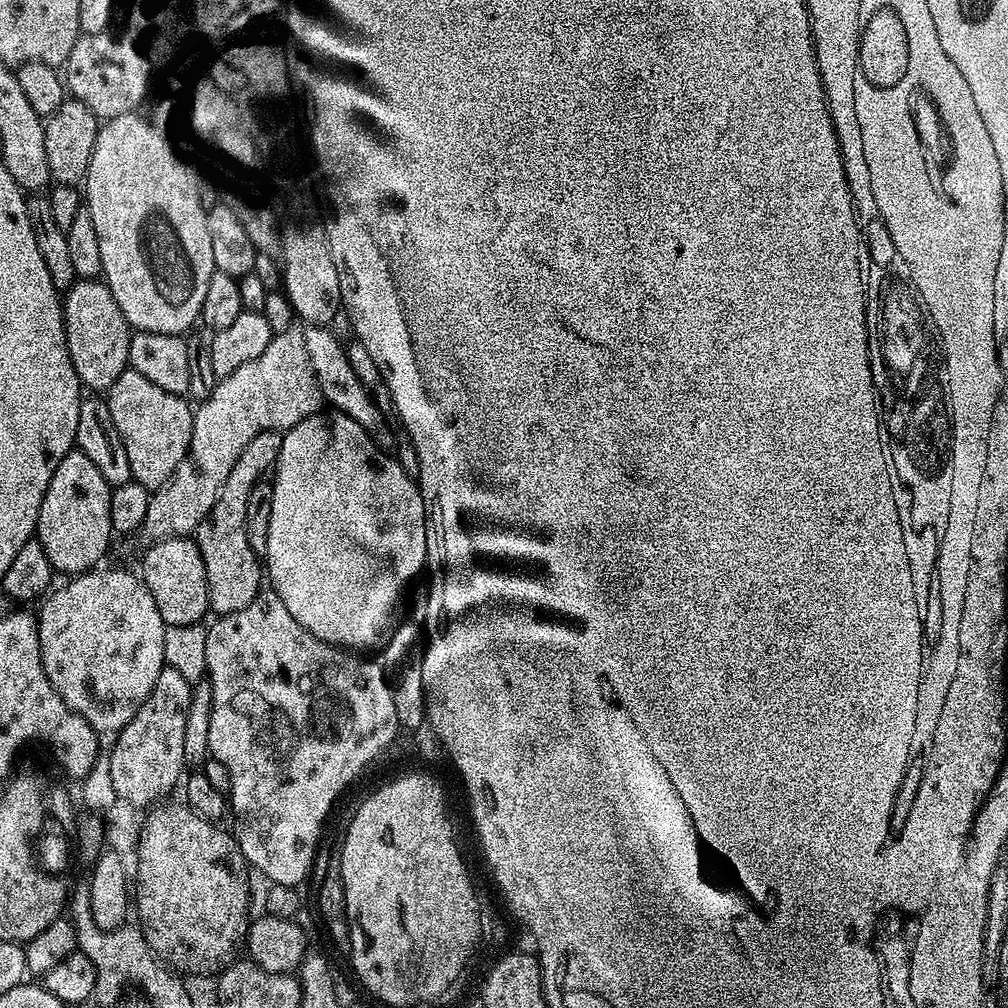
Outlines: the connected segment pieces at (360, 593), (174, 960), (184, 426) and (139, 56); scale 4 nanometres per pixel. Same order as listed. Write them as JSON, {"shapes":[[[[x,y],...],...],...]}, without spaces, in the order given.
{"shapes":[[[[317,414],[315,416],[307,416],[302,422],[298,422],[293,428],[287,429],[282,435],[282,450],[276,459],[274,469],[274,477],[271,481],[272,489],[274,490],[274,506],[270,510],[270,534],[268,535],[268,550],[266,553],[266,576],[272,579],[270,584],[271,591],[278,594],[278,598],[282,598],[282,606],[286,606],[286,610],[290,610],[290,614],[294,614],[294,622],[298,622],[298,626],[302,626],[310,634],[314,634],[314,638],[325,640],[328,644],[337,645],[345,650],[364,650],[360,648],[376,648],[387,641],[394,625],[397,623],[396,611],[400,608],[400,599],[404,596],[404,591],[408,588],[408,583],[415,578],[419,572],[425,571],[428,562],[428,551],[426,550],[426,526],[428,525],[428,515],[424,509],[424,499],[420,493],[417,481],[408,477],[408,472],[396,460],[391,460],[391,455],[385,454],[381,448],[370,438],[370,434],[366,434],[366,430],[362,430],[362,426],[358,426],[358,422],[354,422],[354,418],[342,416],[339,414]]],[[[161,803],[159,806],[153,807],[147,813],[147,820],[142,826],[140,840],[137,843],[138,850],[138,878],[136,884],[136,892],[134,895],[134,912],[140,915],[138,927],[143,932],[146,942],[152,947],[153,952],[168,965],[169,968],[180,974],[210,976],[219,974],[237,959],[239,950],[245,943],[248,926],[250,923],[250,915],[248,916],[248,872],[250,873],[250,865],[244,859],[242,850],[236,844],[235,835],[231,831],[223,832],[220,826],[217,826],[211,820],[203,820],[197,812],[191,808],[180,804]]],[[[131,370],[123,372],[107,389],[106,399],[110,418],[114,418],[122,446],[126,446],[133,480],[150,490],[163,488],[188,456],[194,415],[193,409],[188,409],[189,401],[154,386],[154,382]]],[[[115,30],[89,36],[82,34],[62,65],[62,79],[71,99],[81,100],[95,116],[104,120],[135,113],[139,109],[136,107],[149,99],[152,60],[138,41],[131,40],[136,38],[128,36],[119,36]]]]}

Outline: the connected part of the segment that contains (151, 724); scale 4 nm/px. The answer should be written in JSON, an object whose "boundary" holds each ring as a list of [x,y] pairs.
{"boundary":[[[164,667],[154,681],[154,690],[138,706],[134,718],[120,732],[115,733],[112,748],[108,752],[111,769],[111,781],[114,782],[117,800],[125,800],[143,809],[163,801],[164,796],[172,787],[181,783],[185,775],[184,755],[182,754],[182,741],[186,738],[186,714],[190,710],[192,690],[194,685],[186,682],[178,670]]]}

